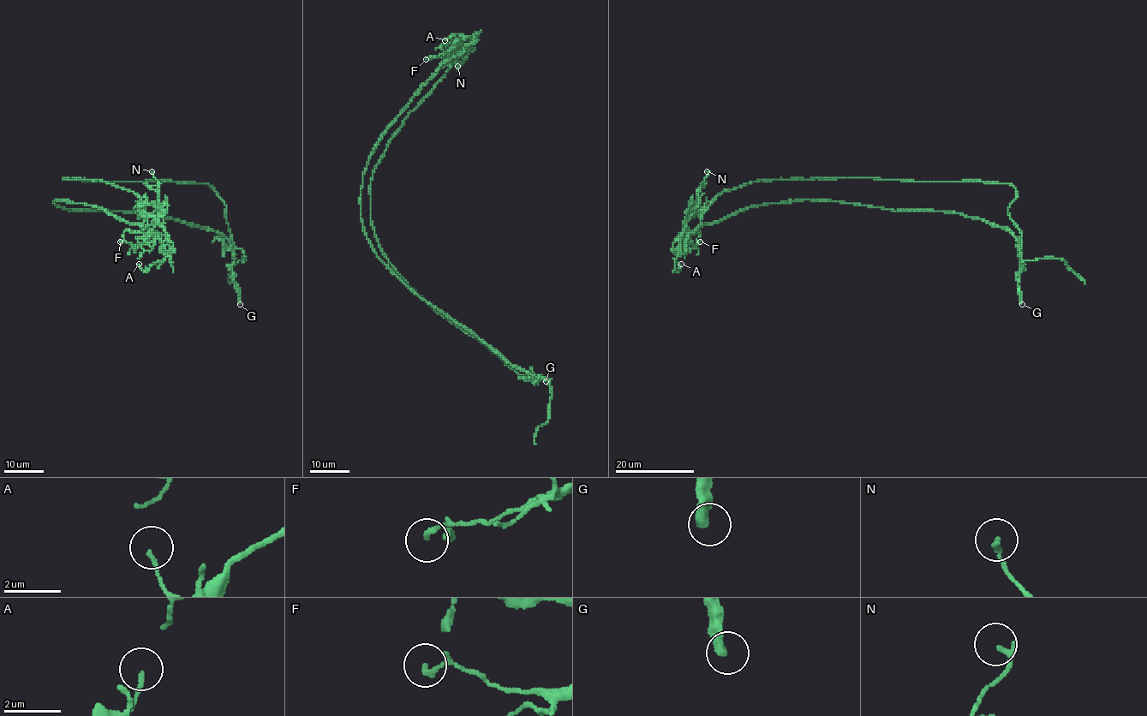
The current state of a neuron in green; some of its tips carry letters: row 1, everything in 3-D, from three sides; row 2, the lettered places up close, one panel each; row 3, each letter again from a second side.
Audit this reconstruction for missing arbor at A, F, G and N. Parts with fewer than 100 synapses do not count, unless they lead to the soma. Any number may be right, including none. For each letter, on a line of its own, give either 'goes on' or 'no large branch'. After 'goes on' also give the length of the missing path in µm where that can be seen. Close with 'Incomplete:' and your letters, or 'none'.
A: no large branch
F: no large branch
G: no large branch
N: no large branch
Incomplete: none

